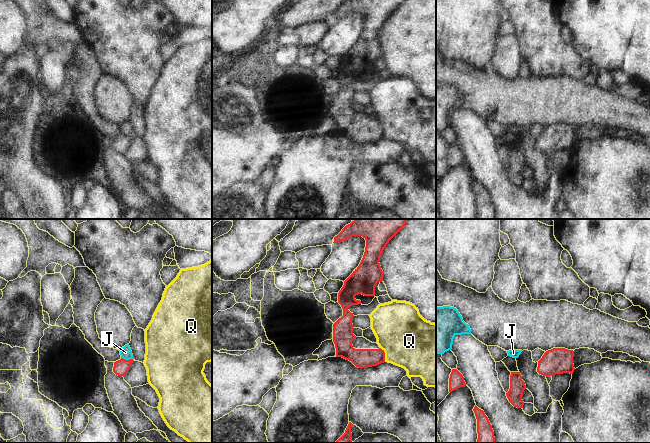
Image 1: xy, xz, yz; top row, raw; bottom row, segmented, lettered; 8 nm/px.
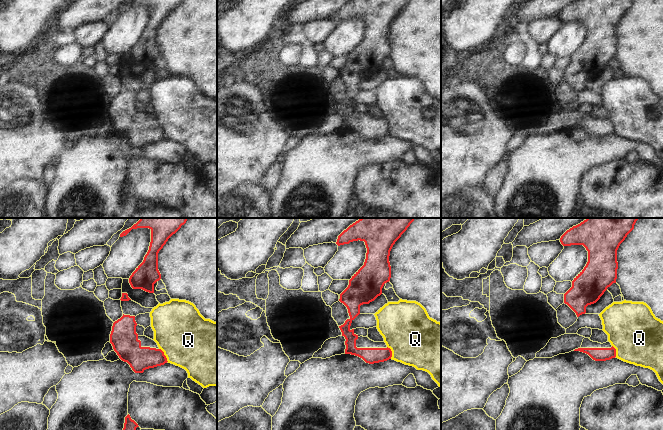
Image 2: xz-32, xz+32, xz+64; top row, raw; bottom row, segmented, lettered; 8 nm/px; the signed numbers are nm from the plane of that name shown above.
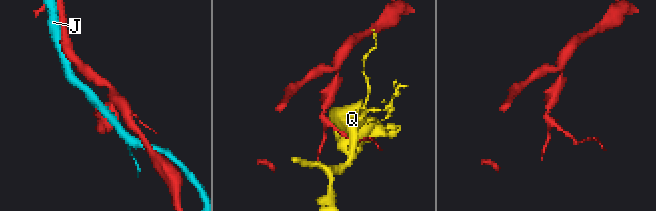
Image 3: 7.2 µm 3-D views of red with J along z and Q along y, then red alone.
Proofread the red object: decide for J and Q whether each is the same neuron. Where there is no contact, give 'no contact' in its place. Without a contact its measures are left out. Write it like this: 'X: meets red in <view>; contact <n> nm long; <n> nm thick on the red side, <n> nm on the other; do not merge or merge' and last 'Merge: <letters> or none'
J: meets red in xy; contact 100 nm long; 120 nm thick on the red side, 90 nm on the other; do not merge
Q: meets red in xz; contact 130 nm long; 160 nm thick on the red side, 440 nm on the other; do not merge
Merge: none

